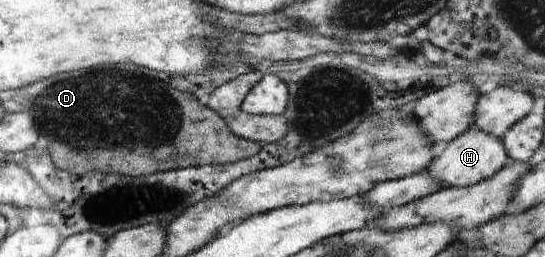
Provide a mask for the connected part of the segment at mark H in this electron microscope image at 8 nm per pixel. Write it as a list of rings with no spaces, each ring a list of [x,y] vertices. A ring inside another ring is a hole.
[[[473,126],[447,143],[447,147],[441,151],[441,155],[433,157],[427,170],[429,175],[433,179],[437,179],[444,187],[469,187],[483,179],[493,177],[509,162],[502,139]]]

